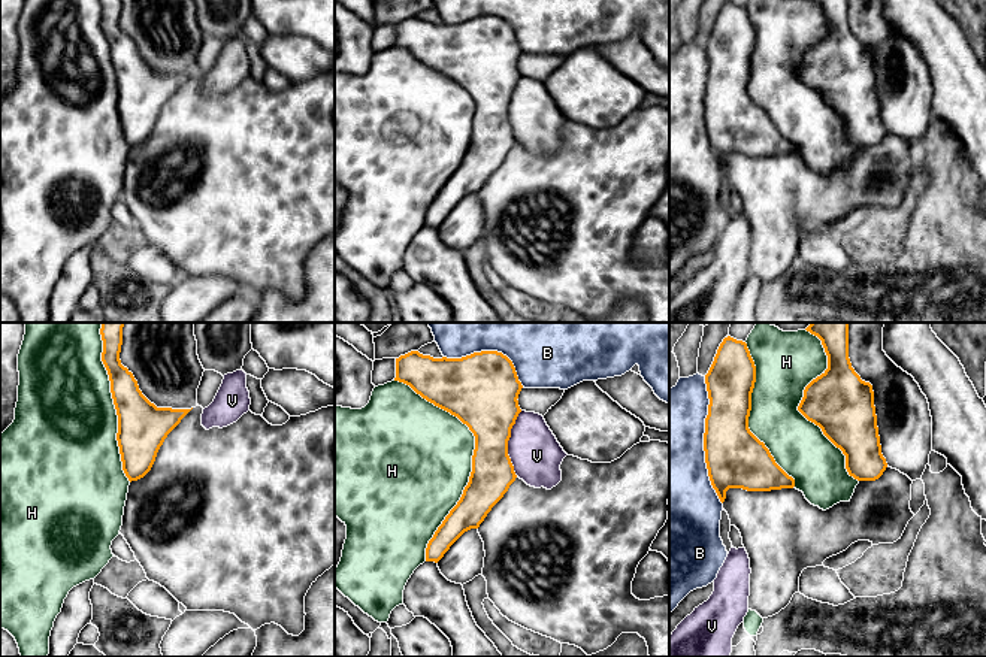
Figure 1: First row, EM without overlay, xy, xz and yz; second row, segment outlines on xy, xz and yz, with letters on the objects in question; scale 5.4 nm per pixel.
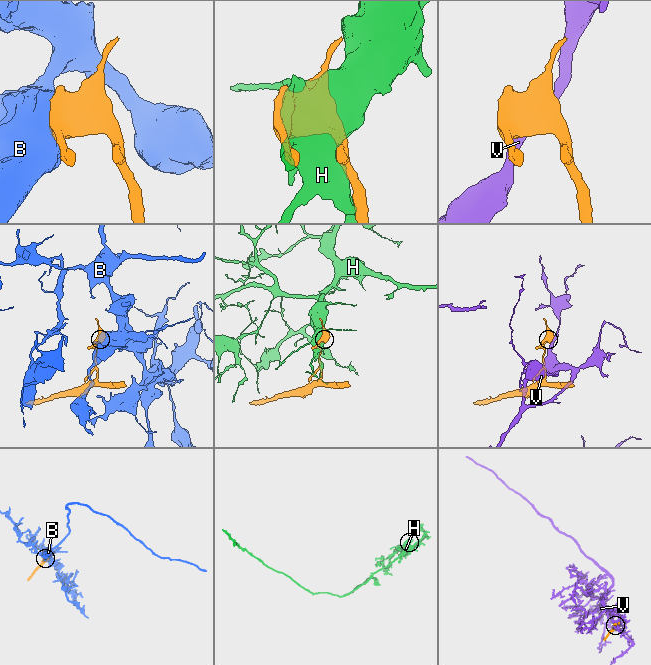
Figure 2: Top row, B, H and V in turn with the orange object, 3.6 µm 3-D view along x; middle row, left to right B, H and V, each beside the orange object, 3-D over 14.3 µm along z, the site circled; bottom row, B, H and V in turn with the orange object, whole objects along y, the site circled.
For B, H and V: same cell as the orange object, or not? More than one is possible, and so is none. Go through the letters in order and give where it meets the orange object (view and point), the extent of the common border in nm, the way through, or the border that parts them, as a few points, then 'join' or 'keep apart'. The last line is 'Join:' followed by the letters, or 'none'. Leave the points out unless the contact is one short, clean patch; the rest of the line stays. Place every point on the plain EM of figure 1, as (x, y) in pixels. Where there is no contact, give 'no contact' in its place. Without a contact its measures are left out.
B: contact yz (704, 106); length 700 nm; keep apart
H: contact xz (472, 123); length 1000 nm; keep apart
V: contact xz (507, 109); length 360 nm; keep apart
Join: none

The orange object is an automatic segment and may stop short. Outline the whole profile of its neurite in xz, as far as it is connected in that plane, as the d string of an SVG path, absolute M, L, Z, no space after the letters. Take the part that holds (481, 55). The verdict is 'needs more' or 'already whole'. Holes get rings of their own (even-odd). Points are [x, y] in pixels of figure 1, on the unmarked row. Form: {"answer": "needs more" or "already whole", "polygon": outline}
{"answer": "already whole", "polygon": "M411 16L396 24L394 46L409 51L427 67L457 82L475 102L469 148L426 214L426 227L438 228L465 197L480 193L517 143L508 121L508 106L521 78L517 64L523 51L512 27L497 16L474 18L462 24L433 24Z"}

